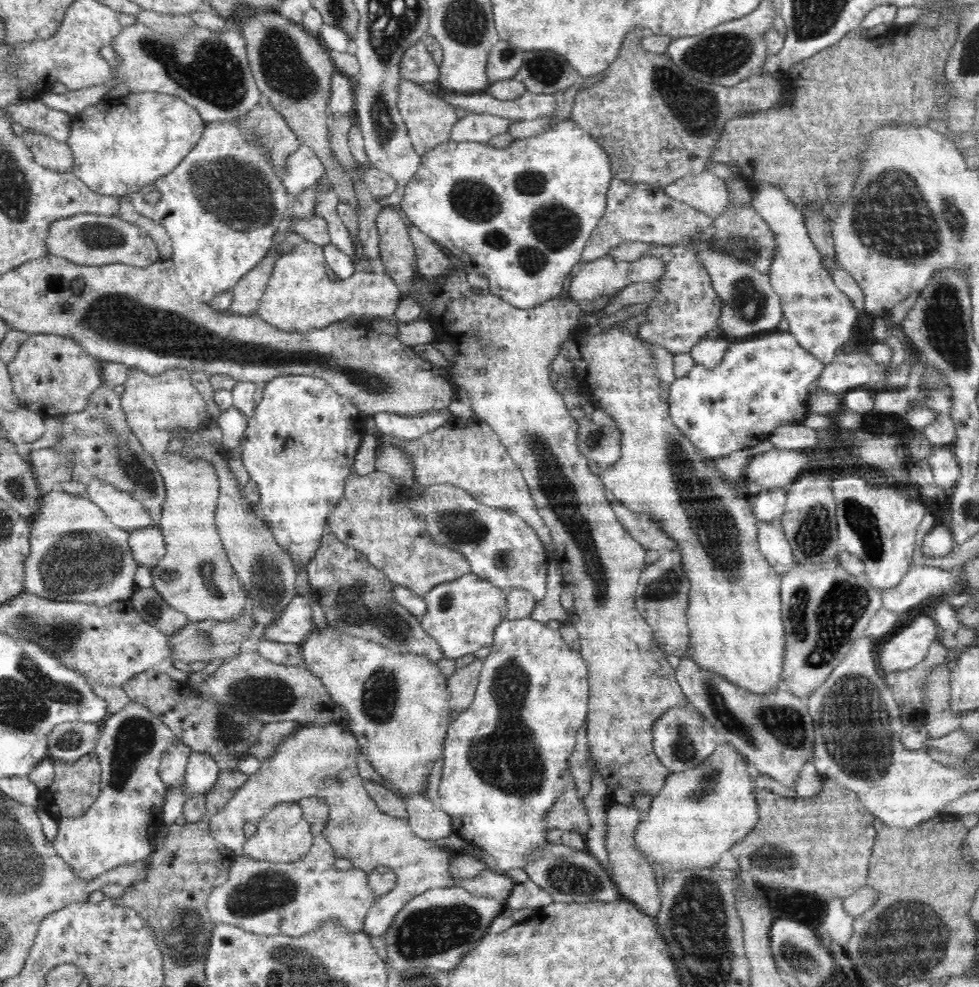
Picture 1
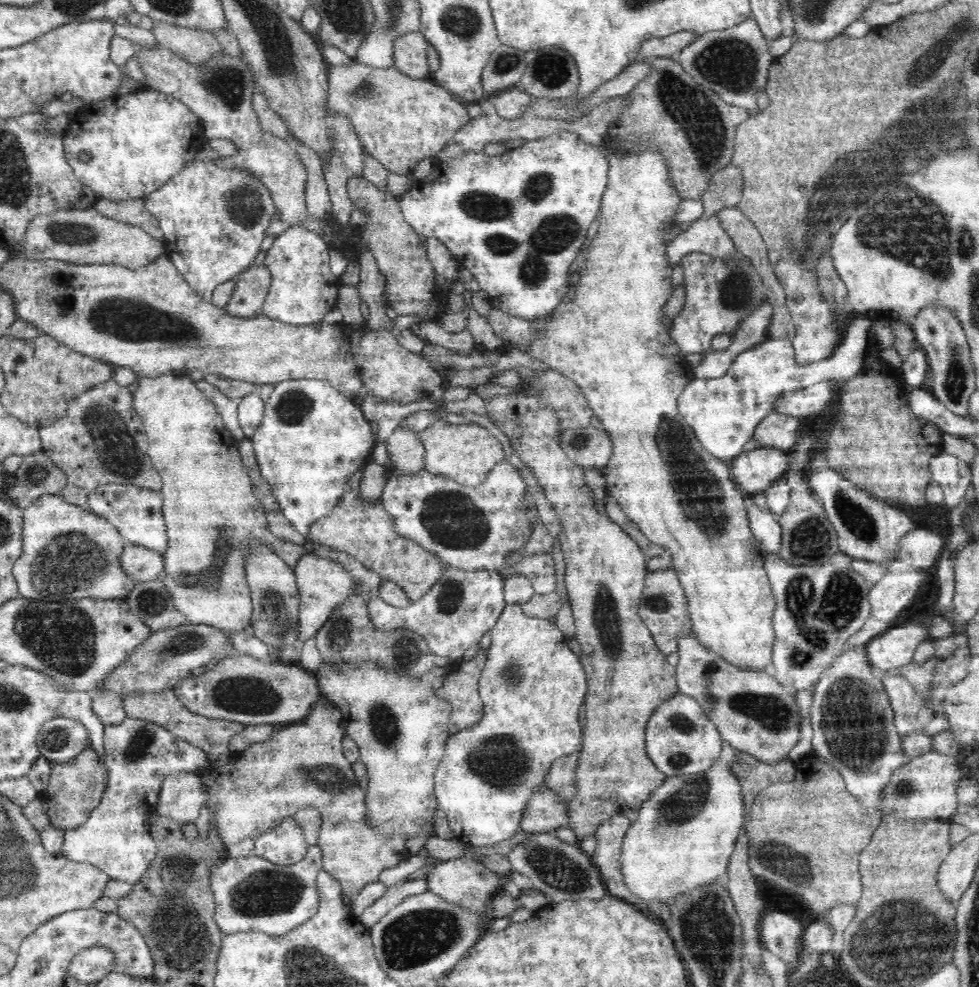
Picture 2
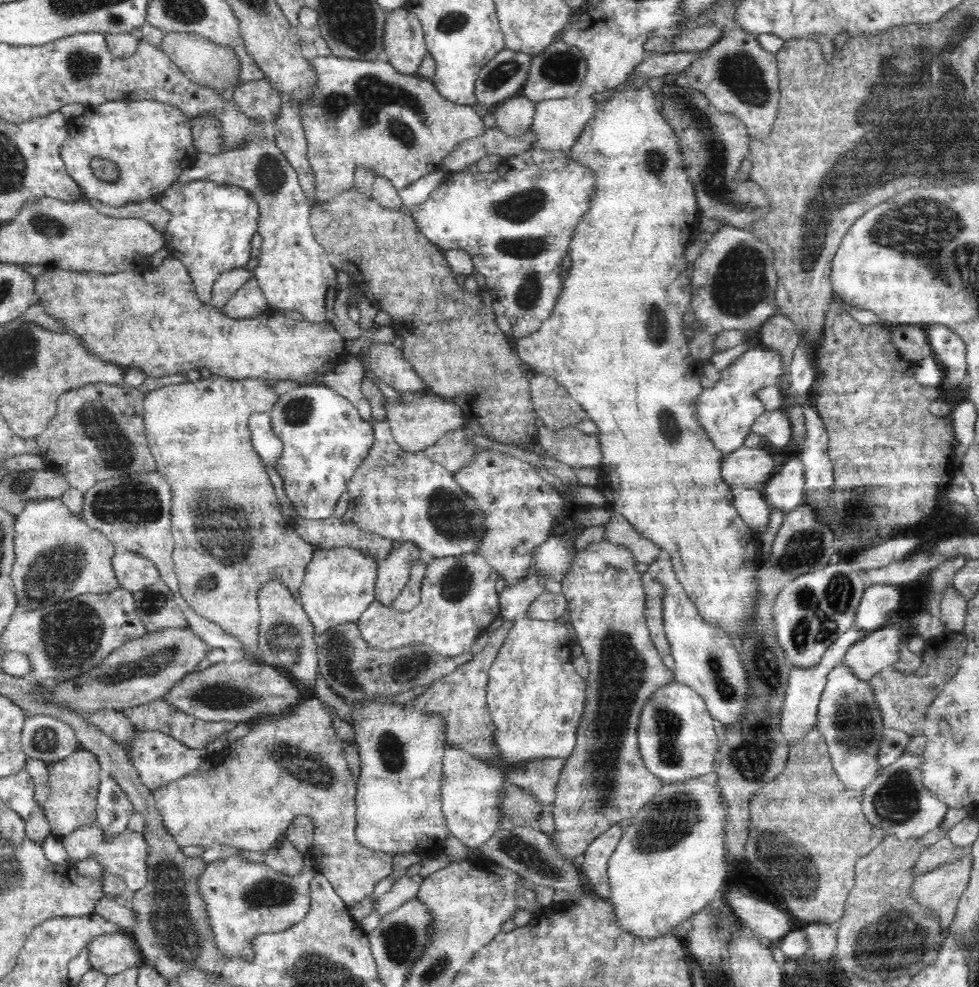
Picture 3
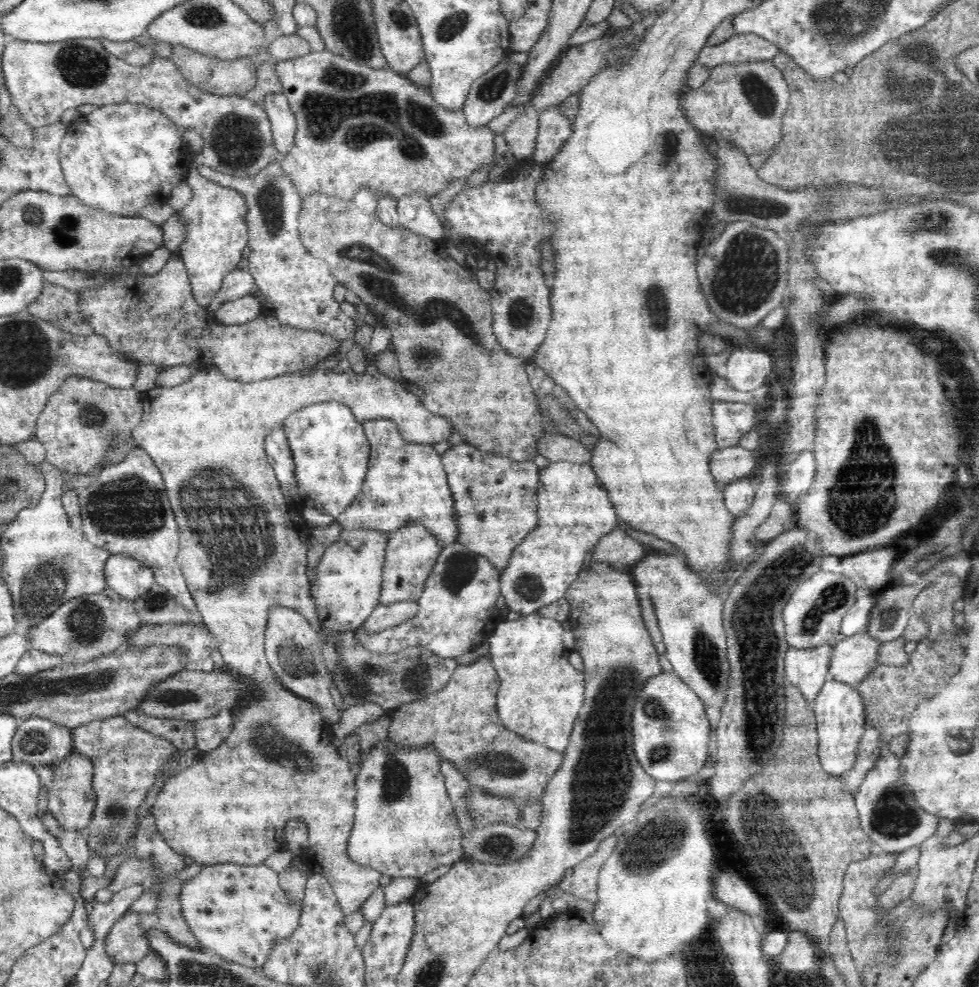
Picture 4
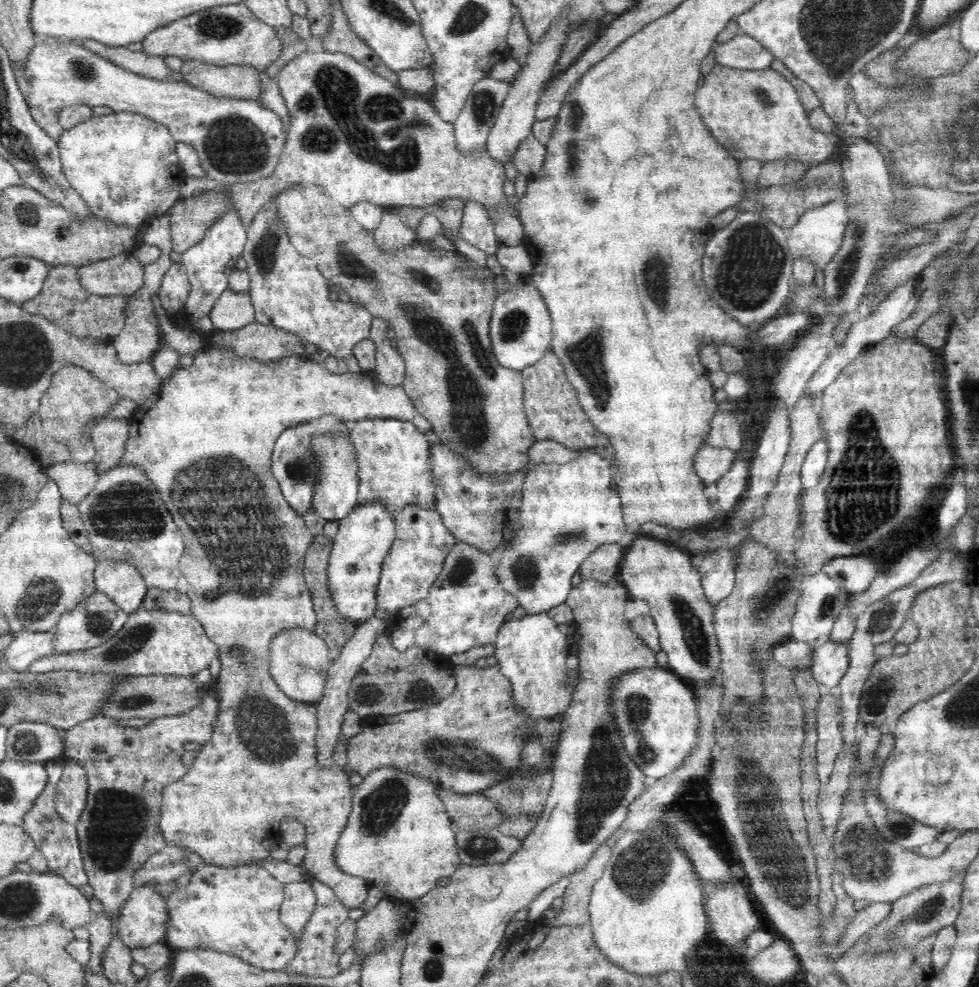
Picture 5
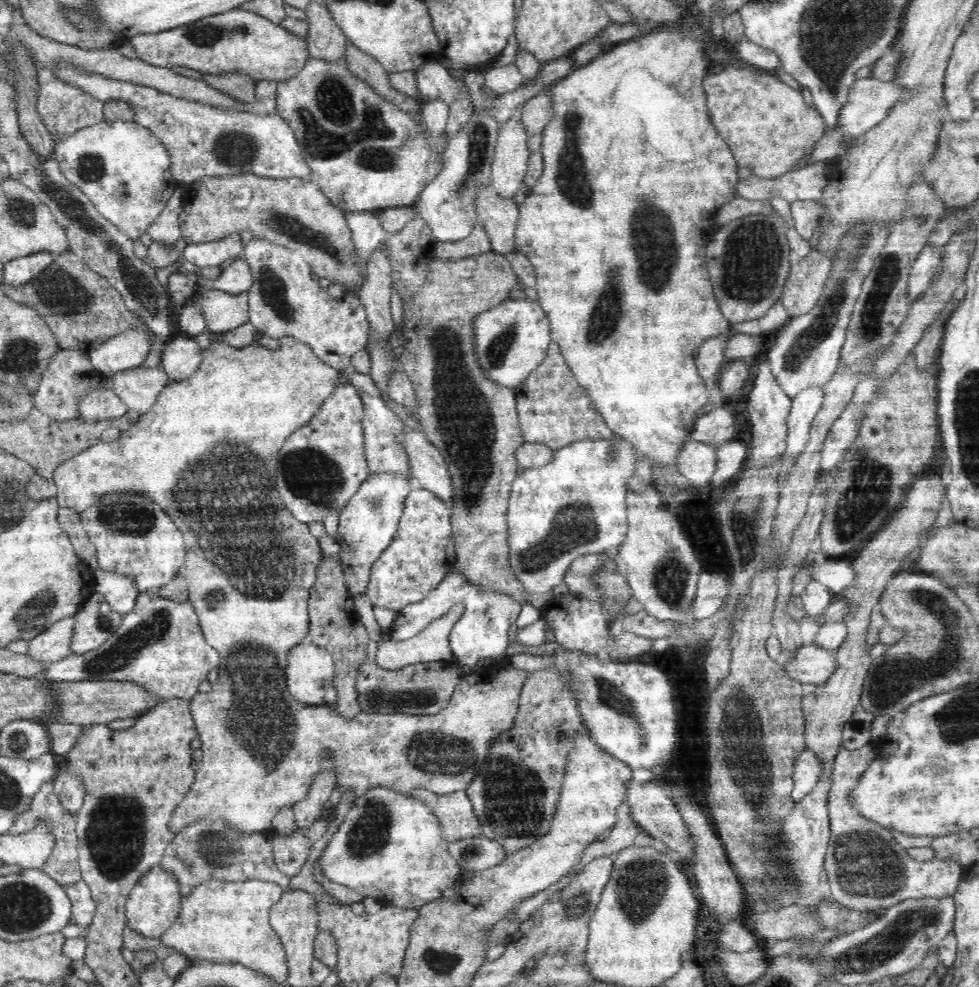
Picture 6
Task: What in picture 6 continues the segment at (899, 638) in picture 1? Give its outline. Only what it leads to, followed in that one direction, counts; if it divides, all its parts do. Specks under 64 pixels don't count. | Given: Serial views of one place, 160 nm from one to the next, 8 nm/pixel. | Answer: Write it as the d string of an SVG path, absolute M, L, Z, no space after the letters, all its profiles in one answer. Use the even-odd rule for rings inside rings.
M813 642L800 647L794 658L783 658L783 669L788 676L802 684L820 685L827 681L837 667L835 651L824 650Z

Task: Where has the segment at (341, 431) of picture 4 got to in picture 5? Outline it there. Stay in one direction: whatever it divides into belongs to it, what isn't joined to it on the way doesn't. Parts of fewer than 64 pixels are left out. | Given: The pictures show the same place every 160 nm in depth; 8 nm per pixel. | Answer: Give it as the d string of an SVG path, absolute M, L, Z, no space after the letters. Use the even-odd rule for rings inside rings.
M314 434L312 449L318 461L321 482L313 499L313 511L327 521L342 520L358 505L359 480L356 449L351 437L333 436L333 434Z

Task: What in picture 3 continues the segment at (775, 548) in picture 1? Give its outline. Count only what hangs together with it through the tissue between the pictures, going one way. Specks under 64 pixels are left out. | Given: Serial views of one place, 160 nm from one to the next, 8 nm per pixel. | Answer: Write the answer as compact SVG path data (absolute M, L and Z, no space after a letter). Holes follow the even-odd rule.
M749 486L735 489L734 507L752 530L761 535L767 532L772 508L765 502L762 489Z

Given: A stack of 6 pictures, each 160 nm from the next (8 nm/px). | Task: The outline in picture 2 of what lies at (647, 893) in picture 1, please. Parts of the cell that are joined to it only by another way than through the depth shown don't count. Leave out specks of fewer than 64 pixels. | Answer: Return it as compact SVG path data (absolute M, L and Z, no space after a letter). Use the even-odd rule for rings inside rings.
M624 812L617 813L610 820L602 822L595 832L596 849L591 861L598 867L606 894L634 904L639 910L650 906L650 903L639 900L624 882L619 856L626 831L630 828L628 817Z

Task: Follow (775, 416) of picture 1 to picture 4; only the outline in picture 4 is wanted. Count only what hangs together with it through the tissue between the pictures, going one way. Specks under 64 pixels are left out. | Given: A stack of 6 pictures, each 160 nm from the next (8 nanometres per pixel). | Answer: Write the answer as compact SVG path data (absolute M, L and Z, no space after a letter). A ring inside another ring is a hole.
M734 348L726 363L725 379L729 387L738 392L762 388L774 378L770 355L763 351ZM714 401L713 425L718 448L731 447L747 432L754 429L755 405L742 402Z

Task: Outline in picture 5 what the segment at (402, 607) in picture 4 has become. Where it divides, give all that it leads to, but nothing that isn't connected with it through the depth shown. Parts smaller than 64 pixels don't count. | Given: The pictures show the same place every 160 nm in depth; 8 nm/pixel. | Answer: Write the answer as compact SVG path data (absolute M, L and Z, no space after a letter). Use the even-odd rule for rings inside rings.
M372 615L363 623L358 624L356 628L356 634L344 644L340 656L336 660L331 662L328 669L327 681L325 684L325 691L322 698L316 703L317 715L318 715L318 732L316 737L316 760L320 768L332 768L334 763L334 750L338 744L338 738L341 734L341 726L343 723L344 715L349 709L349 696L348 688L350 688L351 682L356 676L356 672L360 670L360 666L368 660L373 650L373 644L377 641L379 635L386 634L389 620L393 618L393 615L380 620L377 616Z

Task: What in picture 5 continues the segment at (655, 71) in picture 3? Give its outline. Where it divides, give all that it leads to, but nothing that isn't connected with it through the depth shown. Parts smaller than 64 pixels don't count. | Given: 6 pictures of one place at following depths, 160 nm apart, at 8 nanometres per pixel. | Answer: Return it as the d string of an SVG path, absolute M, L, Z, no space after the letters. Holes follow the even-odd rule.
M740 34L726 43L718 43L715 51L716 64L742 70L768 69L774 62L774 55L757 40Z

